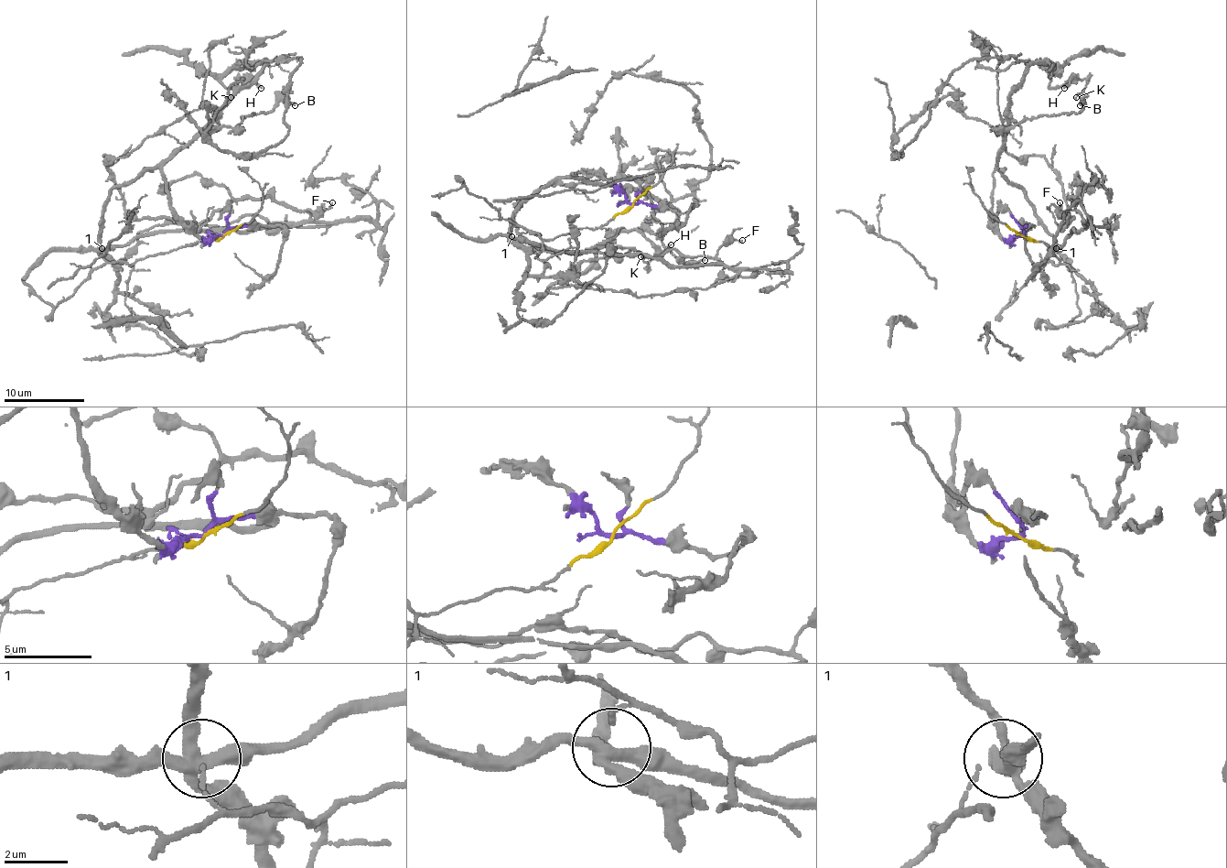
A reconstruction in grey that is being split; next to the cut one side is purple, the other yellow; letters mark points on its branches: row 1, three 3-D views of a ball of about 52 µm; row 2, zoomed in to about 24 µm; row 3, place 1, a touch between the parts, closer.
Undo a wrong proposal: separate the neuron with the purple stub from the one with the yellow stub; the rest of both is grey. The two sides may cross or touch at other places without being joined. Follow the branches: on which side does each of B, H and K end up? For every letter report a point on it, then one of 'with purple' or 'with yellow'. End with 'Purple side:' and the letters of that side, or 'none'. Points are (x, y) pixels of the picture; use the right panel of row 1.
B: (1080, 105) | with purple
H: (1064, 88) | with purple
K: (1076, 97) | with purple
Purple side: B, H, K

